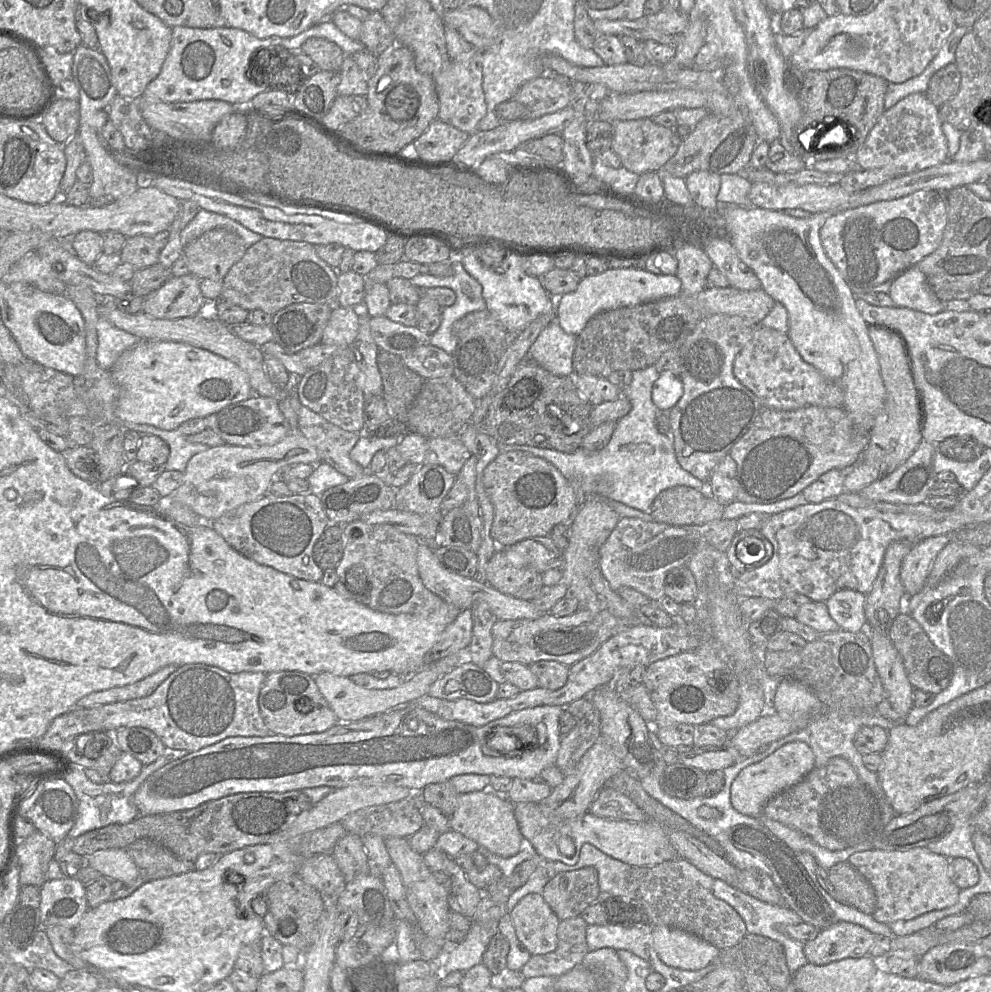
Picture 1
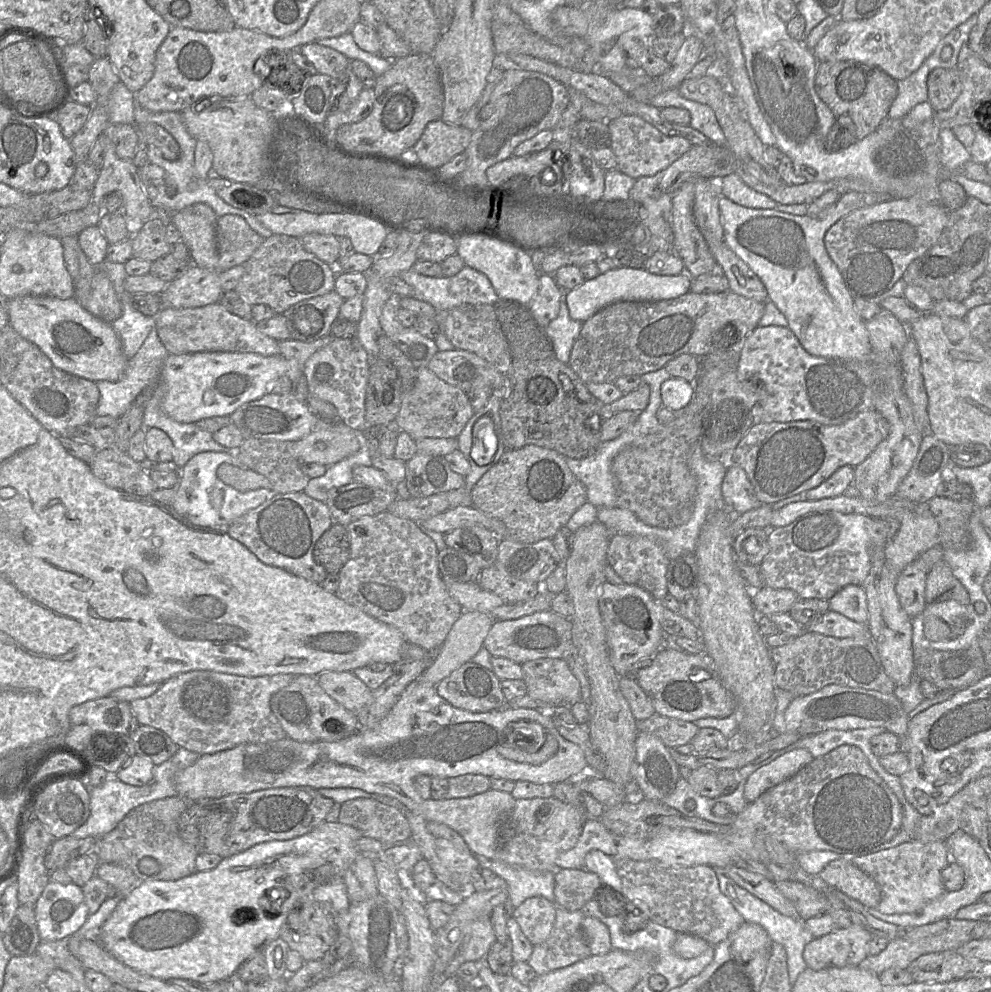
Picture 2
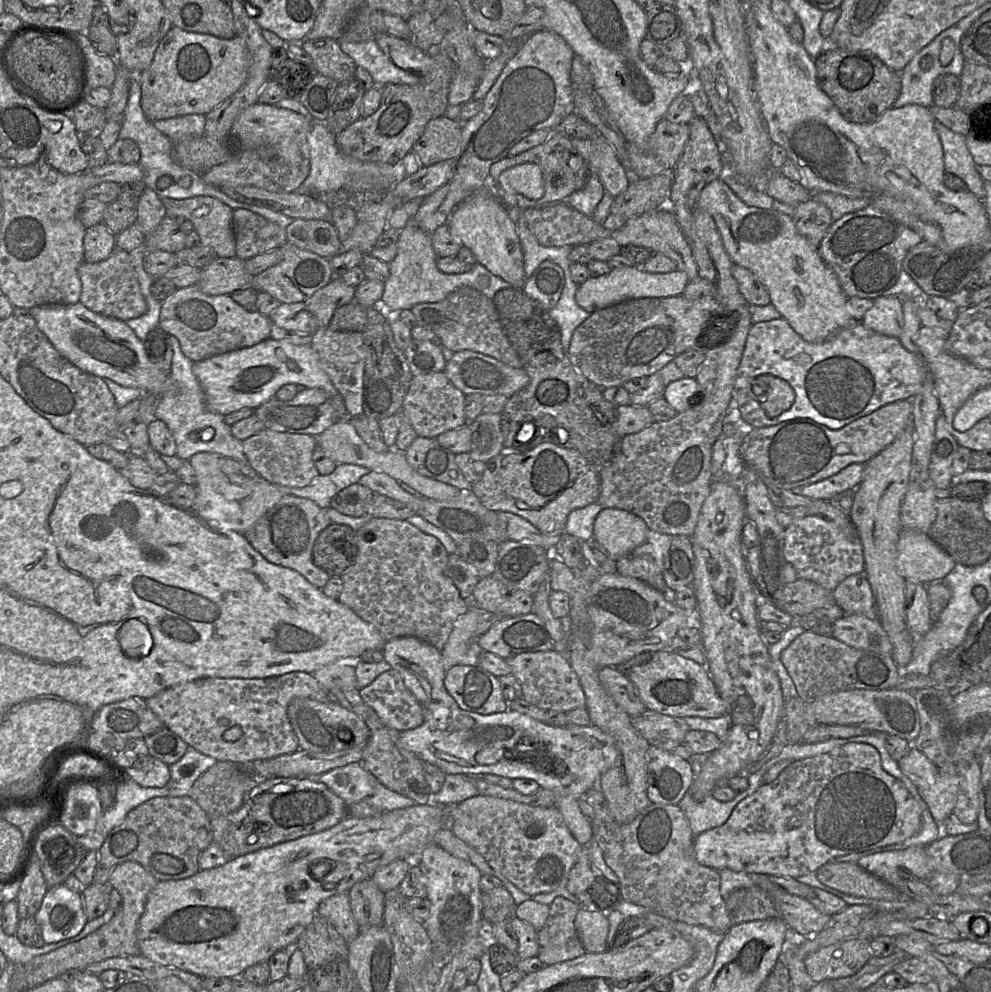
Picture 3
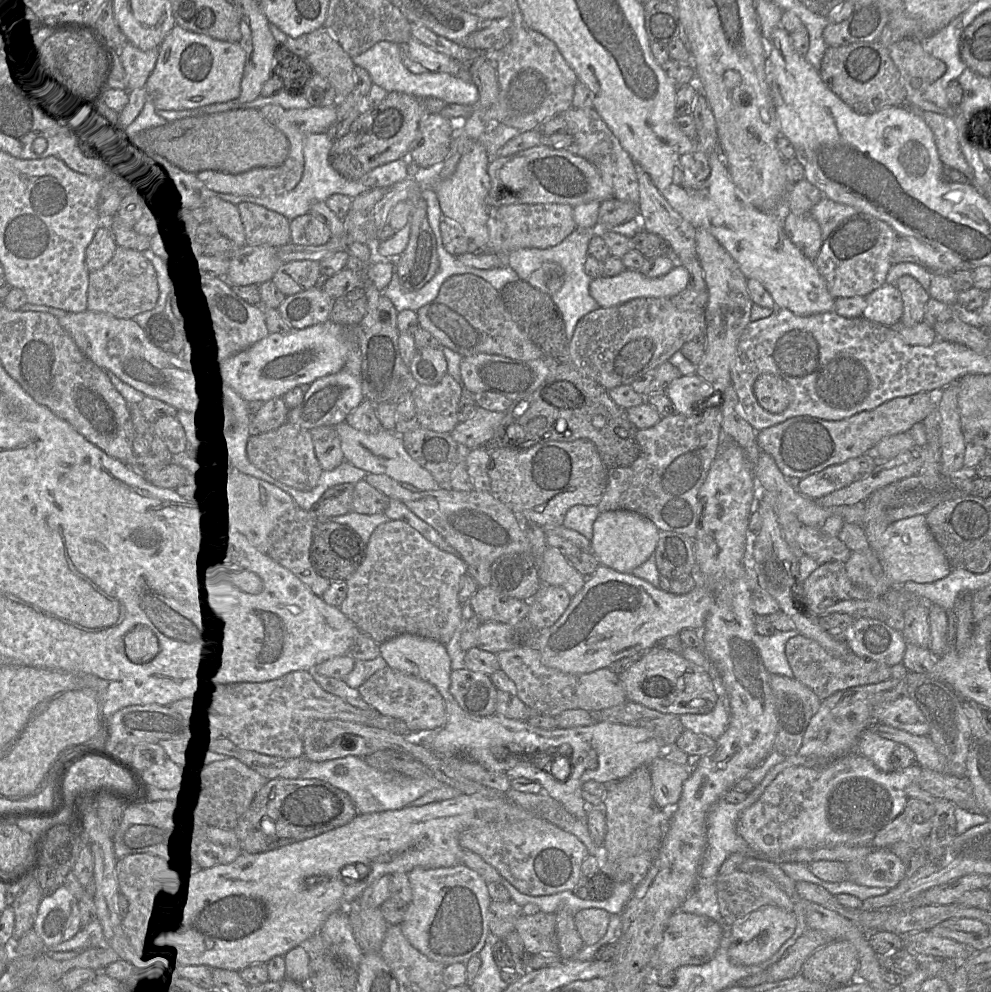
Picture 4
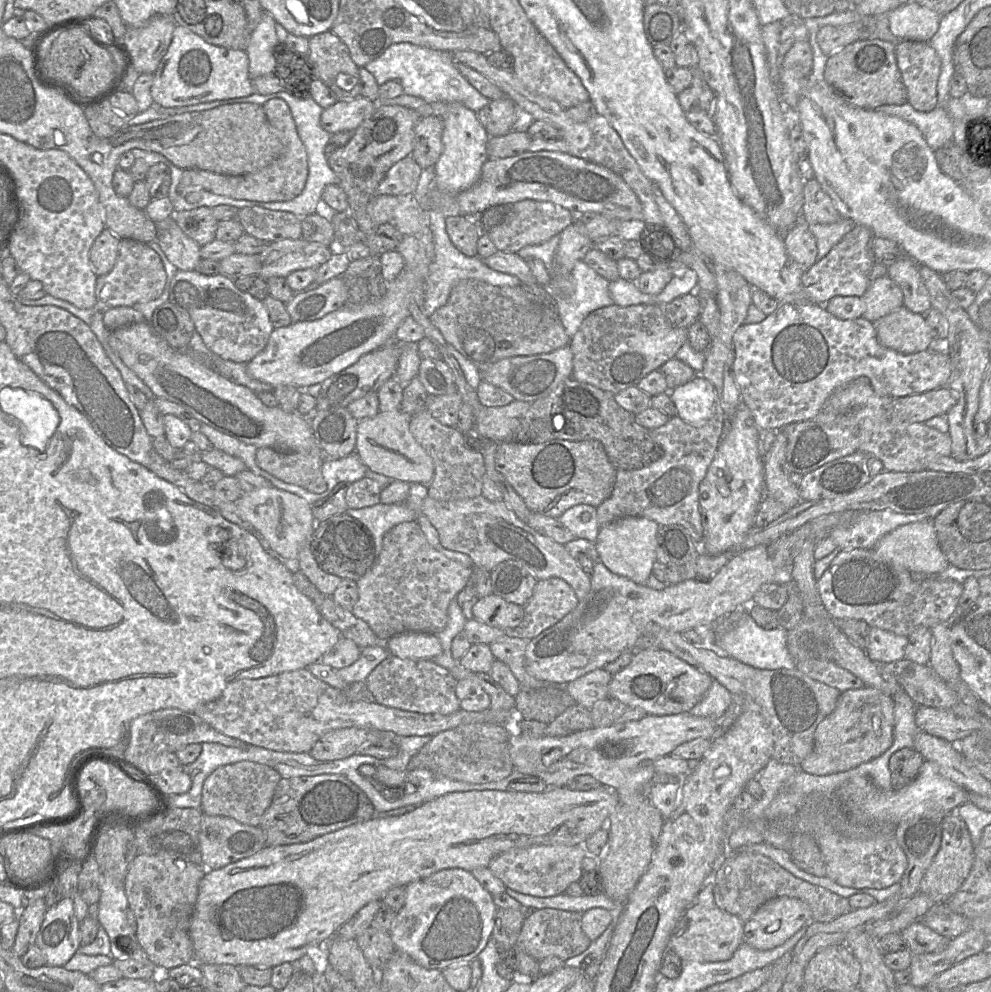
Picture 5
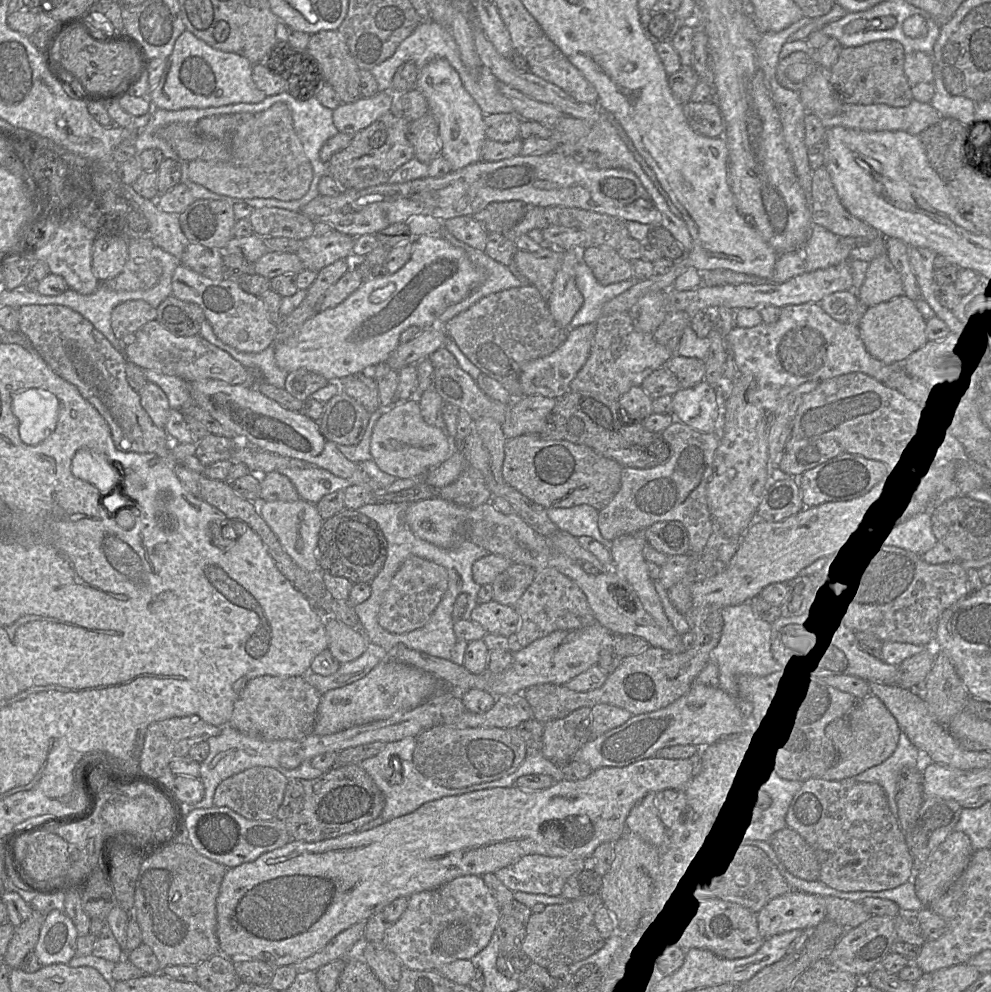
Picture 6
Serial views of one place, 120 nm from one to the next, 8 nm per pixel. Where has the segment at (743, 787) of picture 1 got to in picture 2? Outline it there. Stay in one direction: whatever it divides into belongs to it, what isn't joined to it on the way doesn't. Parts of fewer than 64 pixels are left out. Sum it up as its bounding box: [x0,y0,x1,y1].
[744,749,813,804]

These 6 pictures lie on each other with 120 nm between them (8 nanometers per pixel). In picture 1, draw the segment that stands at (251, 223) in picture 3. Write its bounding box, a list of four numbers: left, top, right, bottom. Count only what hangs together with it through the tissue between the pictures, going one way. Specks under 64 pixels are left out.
[183,228,247,280]

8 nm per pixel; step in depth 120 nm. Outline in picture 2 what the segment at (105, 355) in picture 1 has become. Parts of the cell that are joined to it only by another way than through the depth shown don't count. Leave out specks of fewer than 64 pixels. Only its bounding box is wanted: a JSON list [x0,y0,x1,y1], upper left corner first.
[110,292,156,360]

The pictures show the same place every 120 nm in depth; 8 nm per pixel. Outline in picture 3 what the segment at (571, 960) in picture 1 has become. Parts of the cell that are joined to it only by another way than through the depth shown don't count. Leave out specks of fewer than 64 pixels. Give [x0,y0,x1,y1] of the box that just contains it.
[537,897,586,965]

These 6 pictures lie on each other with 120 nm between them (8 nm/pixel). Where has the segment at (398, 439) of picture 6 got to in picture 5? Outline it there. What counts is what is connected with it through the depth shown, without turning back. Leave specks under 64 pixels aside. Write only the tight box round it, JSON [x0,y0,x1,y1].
[355,409,434,484]

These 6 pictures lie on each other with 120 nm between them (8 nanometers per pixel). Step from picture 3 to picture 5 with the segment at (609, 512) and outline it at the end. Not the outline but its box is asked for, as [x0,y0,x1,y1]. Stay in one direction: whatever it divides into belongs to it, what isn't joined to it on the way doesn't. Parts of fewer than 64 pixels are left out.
[595,517,659,585]

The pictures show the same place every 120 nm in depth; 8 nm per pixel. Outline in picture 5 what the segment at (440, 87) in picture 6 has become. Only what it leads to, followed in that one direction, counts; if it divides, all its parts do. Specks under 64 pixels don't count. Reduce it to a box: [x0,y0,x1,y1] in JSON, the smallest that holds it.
[433,103,489,194]

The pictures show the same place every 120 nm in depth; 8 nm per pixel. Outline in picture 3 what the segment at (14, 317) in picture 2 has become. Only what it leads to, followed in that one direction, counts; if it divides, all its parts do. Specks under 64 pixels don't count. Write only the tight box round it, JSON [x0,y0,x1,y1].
[28,302,171,395]

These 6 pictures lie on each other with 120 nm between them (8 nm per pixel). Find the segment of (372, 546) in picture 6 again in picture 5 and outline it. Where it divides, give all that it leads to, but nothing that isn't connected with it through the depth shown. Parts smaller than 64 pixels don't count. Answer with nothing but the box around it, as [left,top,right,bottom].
[311,513,380,581]

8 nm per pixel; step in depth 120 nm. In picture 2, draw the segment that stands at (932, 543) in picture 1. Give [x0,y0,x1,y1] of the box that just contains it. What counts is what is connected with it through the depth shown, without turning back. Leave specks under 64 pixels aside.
[896,559,927,618]

